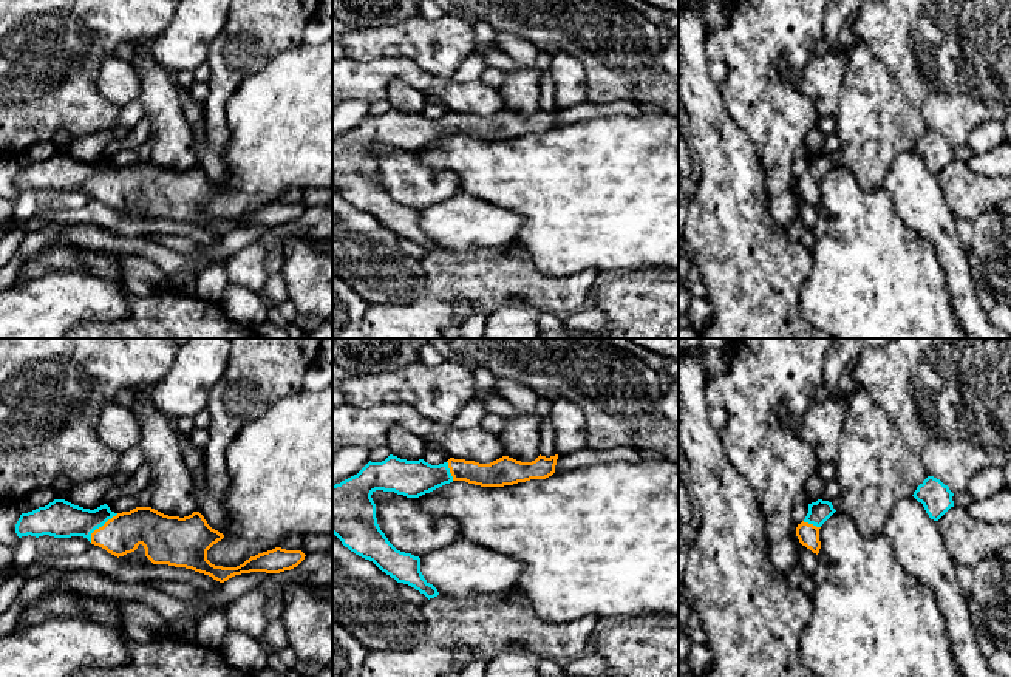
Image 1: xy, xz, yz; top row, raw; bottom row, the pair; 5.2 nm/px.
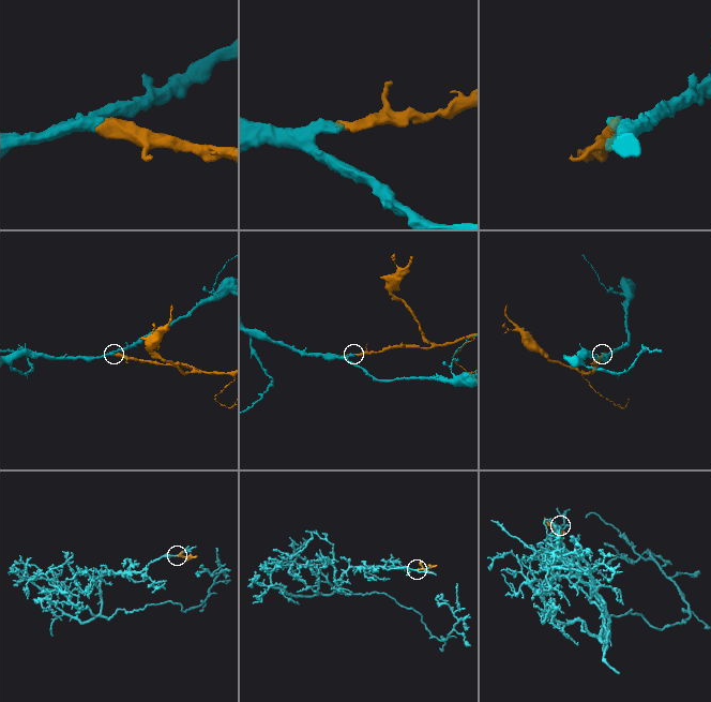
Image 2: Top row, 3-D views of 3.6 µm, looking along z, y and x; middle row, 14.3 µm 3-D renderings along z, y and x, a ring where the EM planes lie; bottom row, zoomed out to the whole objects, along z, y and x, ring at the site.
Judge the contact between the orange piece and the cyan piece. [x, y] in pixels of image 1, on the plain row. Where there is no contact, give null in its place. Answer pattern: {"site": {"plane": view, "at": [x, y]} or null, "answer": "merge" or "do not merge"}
{"site": {"plane": "xy", "at": [102, 180]}, "answer": "merge"}

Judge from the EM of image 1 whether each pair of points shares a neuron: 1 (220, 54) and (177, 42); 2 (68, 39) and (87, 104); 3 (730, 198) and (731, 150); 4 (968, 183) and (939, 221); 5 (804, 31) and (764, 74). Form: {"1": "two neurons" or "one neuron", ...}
{"1": "two neurons", "2": "one neuron", "3": "one neuron", "4": "two neurons", "5": "one neuron"}

